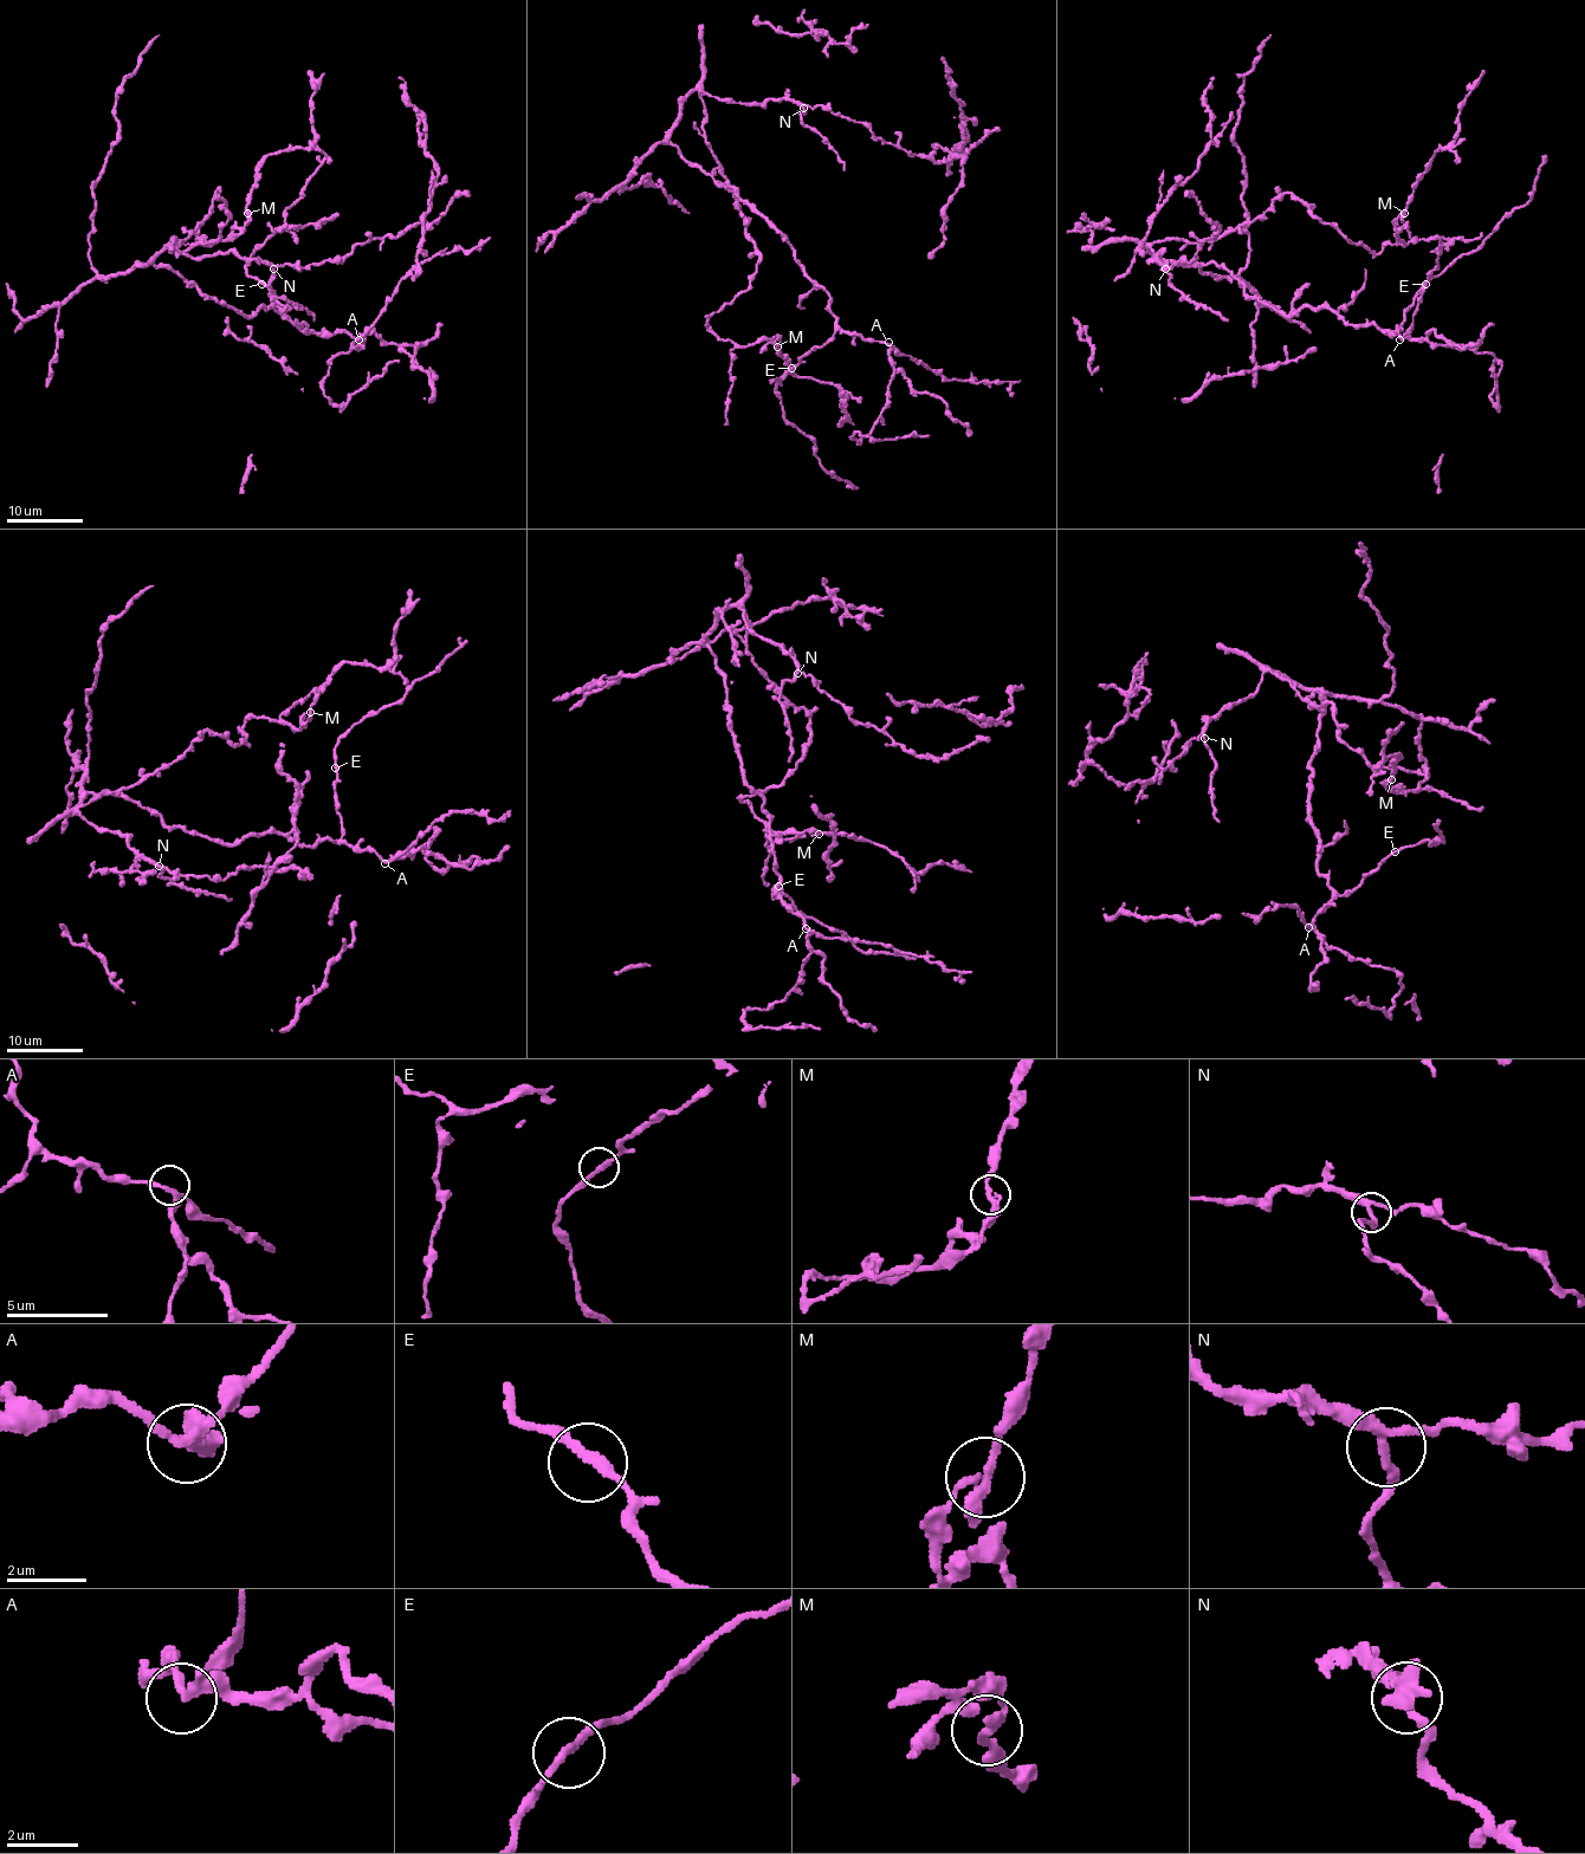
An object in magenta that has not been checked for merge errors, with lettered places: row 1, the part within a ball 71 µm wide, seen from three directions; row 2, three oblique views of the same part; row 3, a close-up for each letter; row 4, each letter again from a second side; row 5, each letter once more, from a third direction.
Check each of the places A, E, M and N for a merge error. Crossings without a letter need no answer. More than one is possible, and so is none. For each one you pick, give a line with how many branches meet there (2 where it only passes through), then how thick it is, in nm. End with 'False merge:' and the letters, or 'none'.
False merge: none

